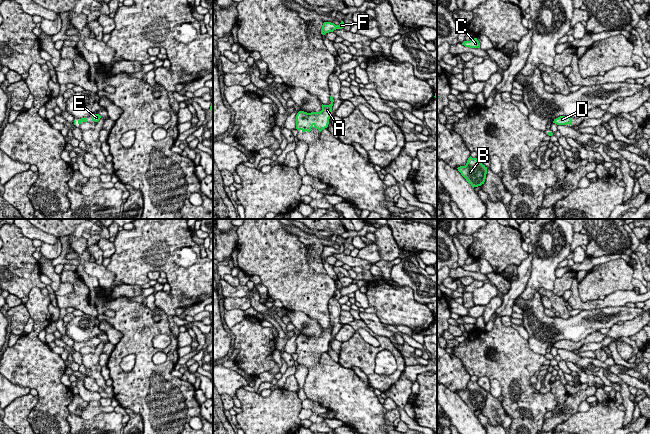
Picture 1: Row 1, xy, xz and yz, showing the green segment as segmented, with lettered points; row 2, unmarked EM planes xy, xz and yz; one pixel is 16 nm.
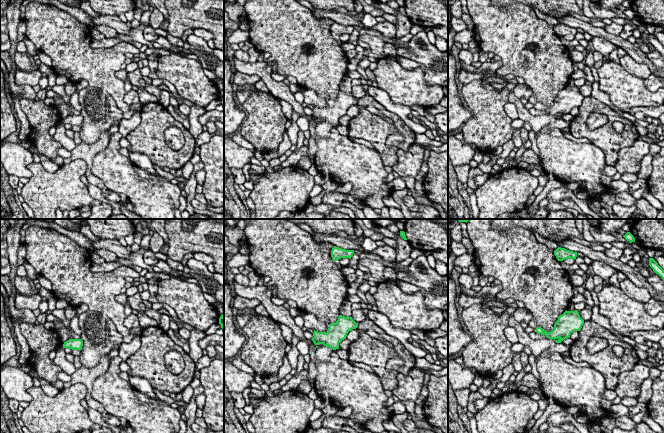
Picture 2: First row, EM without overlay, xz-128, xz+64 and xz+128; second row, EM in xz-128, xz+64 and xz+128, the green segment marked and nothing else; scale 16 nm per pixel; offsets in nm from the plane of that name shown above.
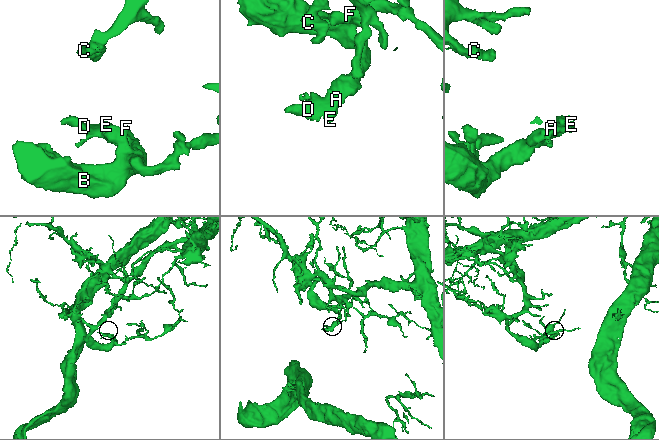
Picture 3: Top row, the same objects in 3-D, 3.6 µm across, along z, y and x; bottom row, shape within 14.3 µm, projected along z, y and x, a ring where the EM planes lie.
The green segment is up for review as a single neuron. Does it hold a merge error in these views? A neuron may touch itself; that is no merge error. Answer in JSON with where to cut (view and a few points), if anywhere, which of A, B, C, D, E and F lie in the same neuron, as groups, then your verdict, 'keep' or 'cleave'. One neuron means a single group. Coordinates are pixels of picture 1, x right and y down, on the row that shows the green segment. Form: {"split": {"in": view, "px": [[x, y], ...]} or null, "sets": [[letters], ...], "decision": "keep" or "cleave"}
{"split": null, "sets": [["A", "B", "C", "D", "E", "F"]], "decision": "keep"}

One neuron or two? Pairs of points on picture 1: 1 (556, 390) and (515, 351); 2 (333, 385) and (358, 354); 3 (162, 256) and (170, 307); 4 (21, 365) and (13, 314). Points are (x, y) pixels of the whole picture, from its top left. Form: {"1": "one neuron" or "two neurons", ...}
{"1": "two neurons", "2": "two neurons", "3": "one neuron", "4": "two neurons"}

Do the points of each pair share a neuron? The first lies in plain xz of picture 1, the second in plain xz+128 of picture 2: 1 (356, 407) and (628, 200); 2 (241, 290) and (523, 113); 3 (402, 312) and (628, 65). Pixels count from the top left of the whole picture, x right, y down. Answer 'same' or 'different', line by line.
1: different
2: same
3: different

